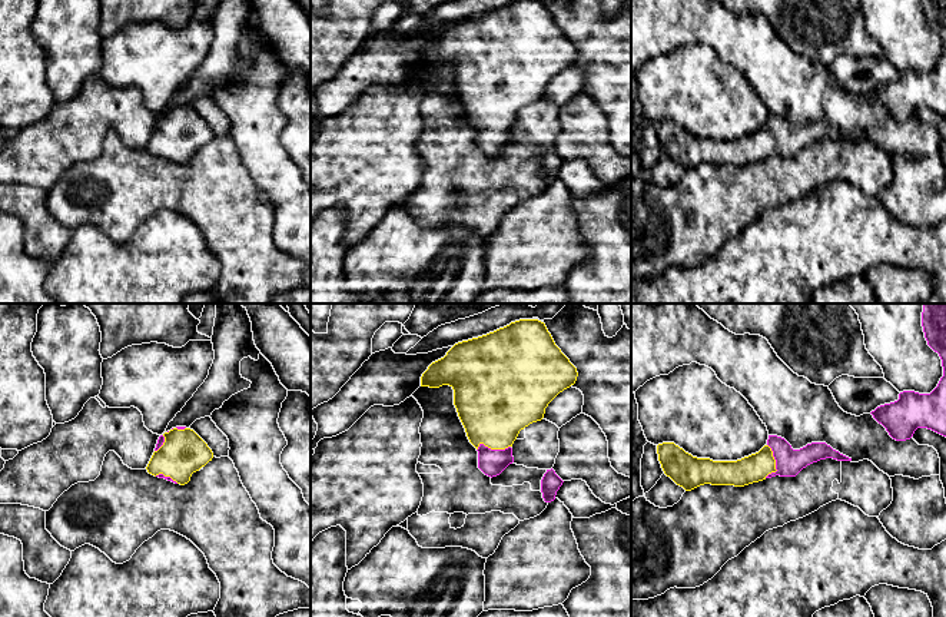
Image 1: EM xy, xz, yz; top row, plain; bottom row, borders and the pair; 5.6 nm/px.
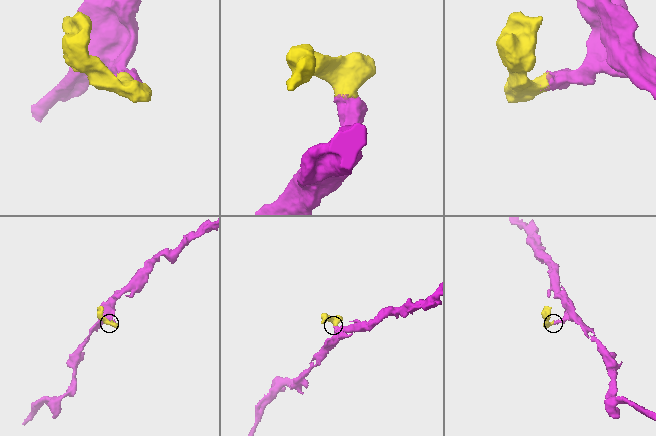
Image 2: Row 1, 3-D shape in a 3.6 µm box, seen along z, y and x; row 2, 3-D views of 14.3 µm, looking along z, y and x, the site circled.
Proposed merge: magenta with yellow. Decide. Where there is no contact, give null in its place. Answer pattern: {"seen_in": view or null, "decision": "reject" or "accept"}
{"seen_in": "yz", "decision": "accept"}

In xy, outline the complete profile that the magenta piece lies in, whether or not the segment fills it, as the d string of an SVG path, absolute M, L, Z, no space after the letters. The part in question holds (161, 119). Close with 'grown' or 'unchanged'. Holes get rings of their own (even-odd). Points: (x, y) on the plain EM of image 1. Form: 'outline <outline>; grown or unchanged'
outline M176 106L159 116L146 149L155 156L185 165L212 137L212 129L193 109Z; grown

